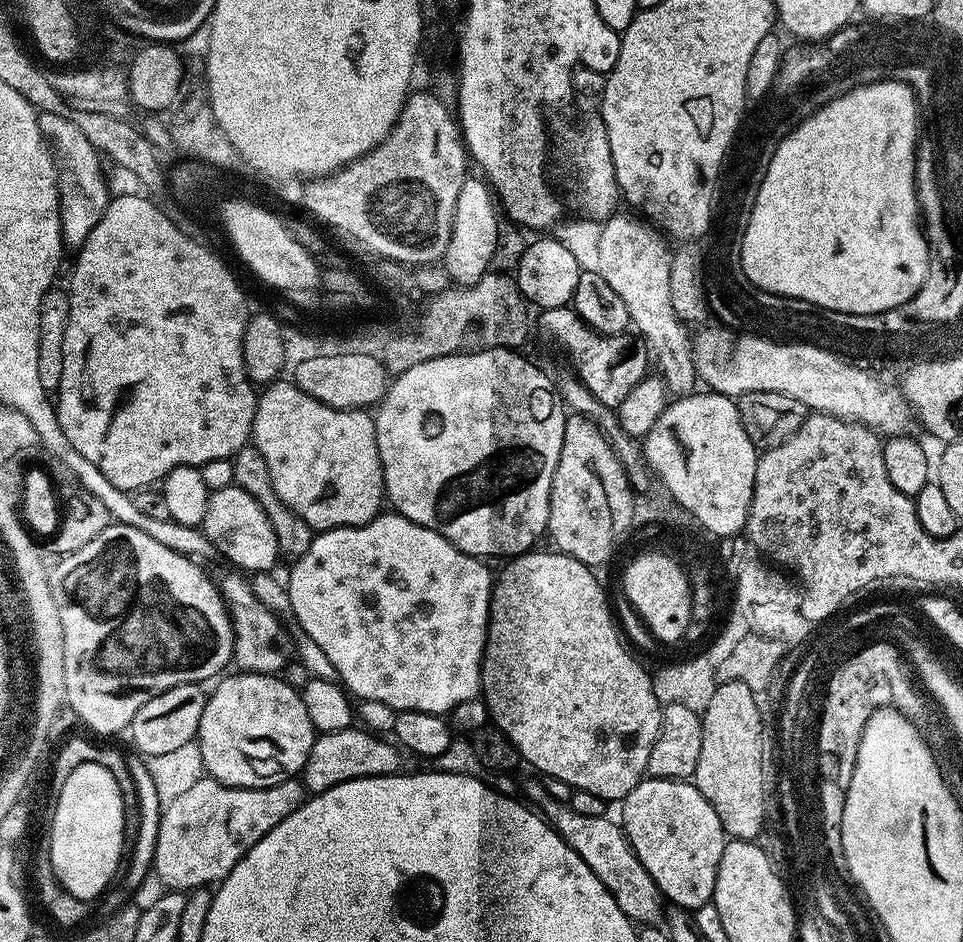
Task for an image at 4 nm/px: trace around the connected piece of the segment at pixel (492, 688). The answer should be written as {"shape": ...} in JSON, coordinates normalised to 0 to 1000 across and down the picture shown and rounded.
{"shape":[[[549,584],[533,590],[514,613],[511,622],[511,638],[507,648],[507,678],[503,682],[503,699],[498,703],[498,729],[501,742],[510,768],[519,773],[540,798],[545,812],[553,811],[565,824],[588,830],[596,839],[613,841],[630,851],[647,850],[650,843],[665,832],[672,821],[675,796],[686,773],[687,748],[678,735],[678,719],[657,699],[646,684],[636,658],[627,624],[619,617],[620,609],[614,602],[598,596],[586,586],[557,586]]]}

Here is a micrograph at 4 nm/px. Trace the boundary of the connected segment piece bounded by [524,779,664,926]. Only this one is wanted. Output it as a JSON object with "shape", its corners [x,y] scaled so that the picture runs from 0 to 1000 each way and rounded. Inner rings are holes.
{"shape":[[[548,828],[544,832],[544,846],[553,857],[557,857],[566,870],[572,876],[585,893],[588,894],[604,911],[613,924],[617,924],[633,949],[642,958],[642,964],[657,980],[667,983],[677,983],[688,973],[690,954],[685,943],[679,936],[674,926],[656,902],[652,889],[648,886],[647,878],[632,865],[606,866],[591,856],[591,852],[571,846],[565,837],[564,829]]]}

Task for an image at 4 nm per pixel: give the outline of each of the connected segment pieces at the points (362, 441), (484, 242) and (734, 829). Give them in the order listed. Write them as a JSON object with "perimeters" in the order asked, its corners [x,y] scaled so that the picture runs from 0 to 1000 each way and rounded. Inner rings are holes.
{"perimeters":[[[[292,401],[277,409],[269,417],[264,448],[262,449],[261,470],[270,479],[272,486],[276,486],[276,495],[280,495],[280,512],[285,512],[285,520],[289,520],[289,529],[293,529],[293,533],[297,533],[297,537],[301,537],[301,541],[305,541],[305,546],[309,546],[309,550],[314,550],[328,565],[337,565],[344,561],[376,558],[390,548],[396,547],[397,538],[395,539],[395,534],[398,536],[401,531],[399,500],[395,494],[395,483],[393,482],[390,448],[385,441],[382,441],[381,436],[372,433],[344,433],[339,431],[334,427],[330,427],[330,423],[318,418],[306,406],[299,401]]],[[[483,189],[480,202],[476,202],[476,214],[471,214],[471,236],[467,248],[467,261],[459,277],[465,289],[466,298],[478,304],[489,304],[505,292],[512,283],[515,258],[519,255],[519,234],[513,204],[502,190]],[[515,225],[516,229],[515,230]]],[[[762,720],[745,729],[729,755],[729,800],[725,800],[721,831],[729,847],[741,856],[753,889],[761,892],[784,893],[795,879],[795,855],[789,827],[789,781],[795,776],[795,769],[789,765],[785,743],[786,736],[768,720]]]]}

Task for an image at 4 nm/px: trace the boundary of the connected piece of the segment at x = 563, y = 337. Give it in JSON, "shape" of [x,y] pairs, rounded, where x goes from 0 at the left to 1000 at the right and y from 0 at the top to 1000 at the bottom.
{"shape":[[[592,325],[564,328],[559,334],[558,351],[560,348],[567,362],[590,373],[598,398],[626,430],[643,434],[654,414],[672,398],[675,375],[666,360],[658,360],[653,354],[625,356],[607,343]]]}

